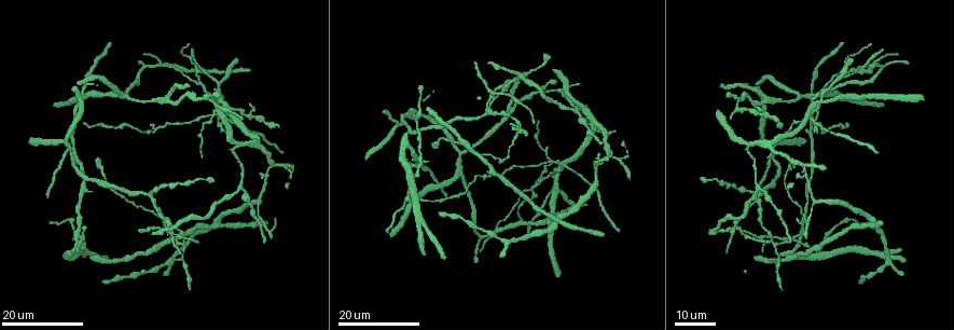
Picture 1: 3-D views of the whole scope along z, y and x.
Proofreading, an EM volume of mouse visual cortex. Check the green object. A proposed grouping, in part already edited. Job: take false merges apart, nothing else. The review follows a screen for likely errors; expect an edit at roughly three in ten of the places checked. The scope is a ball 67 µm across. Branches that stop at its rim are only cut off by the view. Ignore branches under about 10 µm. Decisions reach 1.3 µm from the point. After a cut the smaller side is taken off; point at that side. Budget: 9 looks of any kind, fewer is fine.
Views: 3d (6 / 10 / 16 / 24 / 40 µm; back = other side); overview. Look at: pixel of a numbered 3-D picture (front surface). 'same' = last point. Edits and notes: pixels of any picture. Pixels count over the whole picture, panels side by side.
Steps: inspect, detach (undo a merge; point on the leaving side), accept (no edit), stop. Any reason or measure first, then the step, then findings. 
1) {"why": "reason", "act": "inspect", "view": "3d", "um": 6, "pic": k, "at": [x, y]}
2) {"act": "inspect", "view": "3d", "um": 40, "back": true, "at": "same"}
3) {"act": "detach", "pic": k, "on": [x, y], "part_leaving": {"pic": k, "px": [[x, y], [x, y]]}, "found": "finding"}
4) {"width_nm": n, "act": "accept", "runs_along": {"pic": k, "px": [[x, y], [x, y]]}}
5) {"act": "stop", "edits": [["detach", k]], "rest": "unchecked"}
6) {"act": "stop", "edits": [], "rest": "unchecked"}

{"why": "arms part here", "act": "inspect", "view": "3d", "um": 16, "pic": 1, "at": [502, 92]}

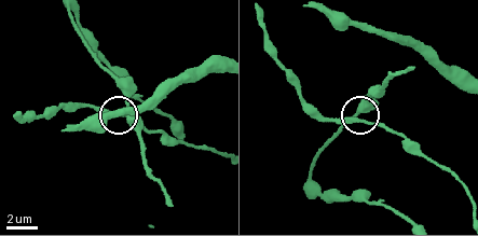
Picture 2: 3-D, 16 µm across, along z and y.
{"act": "inspect", "view": "3d", "um": 6, "pic": 2, "at": [361, 121]}

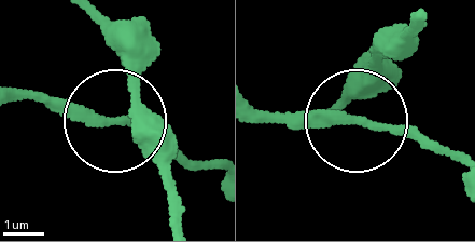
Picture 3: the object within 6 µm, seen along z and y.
{"act": "inspect", "view": "3d", "um": 6, "back": true, "pic": 3, "at": [355, 119]}

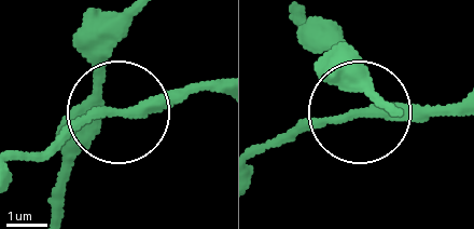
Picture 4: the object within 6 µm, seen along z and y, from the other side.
{"width_nm": 190, "act": "accept", "found": "continuous, no second neuron"}

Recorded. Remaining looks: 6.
{"why": "arms part here", "act": "inspect", "view": "3d", "um": 16, "pic": 1, "at": [799, 241]}

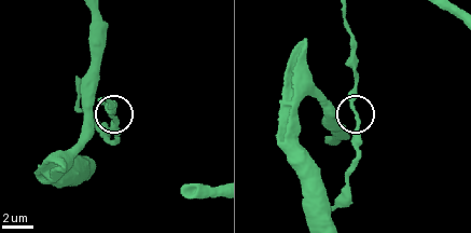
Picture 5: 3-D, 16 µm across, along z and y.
{"why": "zoom in", "act": "inspect", "view": "3d", "um": 6, "pic": 5, "at": [351, 109]}

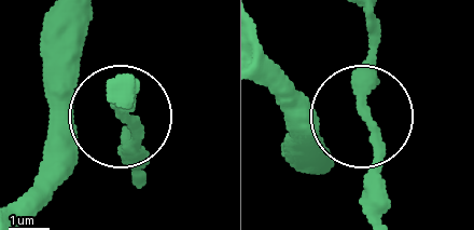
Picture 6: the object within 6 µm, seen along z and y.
{"arms": 3, "act": "accept", "found": "all the same neuron"}

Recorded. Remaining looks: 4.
{"why": "four or more arms meet", "act": "inspect", "view": "3d", "um": 24, "pic": 1, "at": [773, 244]}

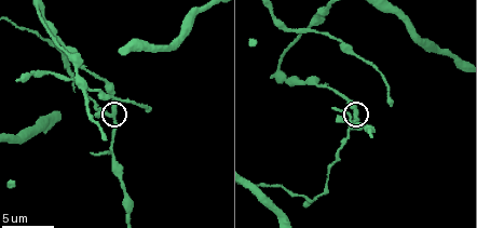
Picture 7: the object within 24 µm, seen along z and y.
{"act": "inspect", "view": "3d", "um": 6, "pic": 7, "at": [113, 118]}

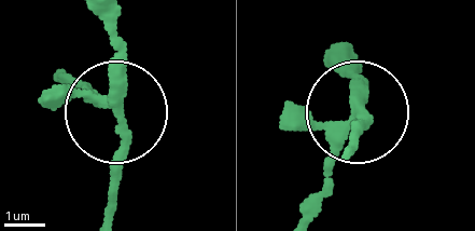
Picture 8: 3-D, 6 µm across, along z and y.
{"side_arm_um": 13, "arms": 4, "act": "detach", "pic": 8, "on": [54, 84], "found": "two neurons meet here"}

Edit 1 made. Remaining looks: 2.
{"why": "three arms meet", "act": "inspect", "view": "3d", "um": 16, "pic": 1, "at": [815, 200]}

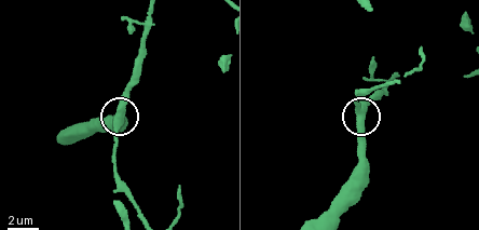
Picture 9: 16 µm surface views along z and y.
{"act": "inspect", "view": "3d", "um": 6, "pic": 9, "at": [361, 117]}

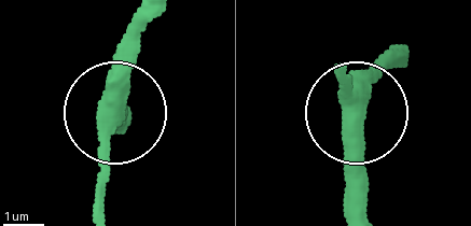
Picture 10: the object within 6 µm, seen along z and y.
{"act": "accept", "runs_along": {"pic": 10, "px": [[154, 17], [106, 151], [106, 213]]}, "found": "continuous, no second neuron"}

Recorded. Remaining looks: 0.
{"act": "stop", "edits": [["detach", 8]], "rest": "unchecked"}

